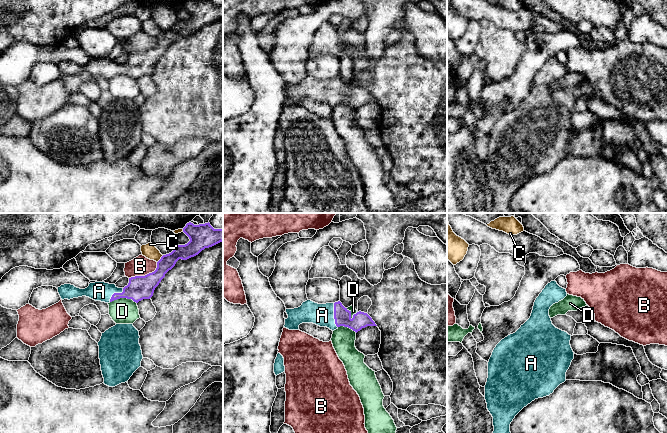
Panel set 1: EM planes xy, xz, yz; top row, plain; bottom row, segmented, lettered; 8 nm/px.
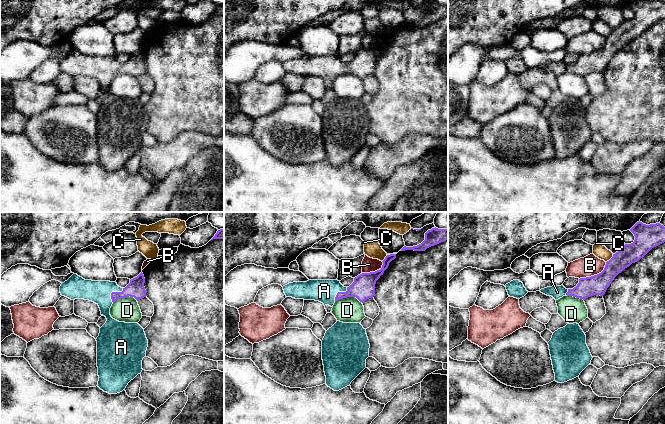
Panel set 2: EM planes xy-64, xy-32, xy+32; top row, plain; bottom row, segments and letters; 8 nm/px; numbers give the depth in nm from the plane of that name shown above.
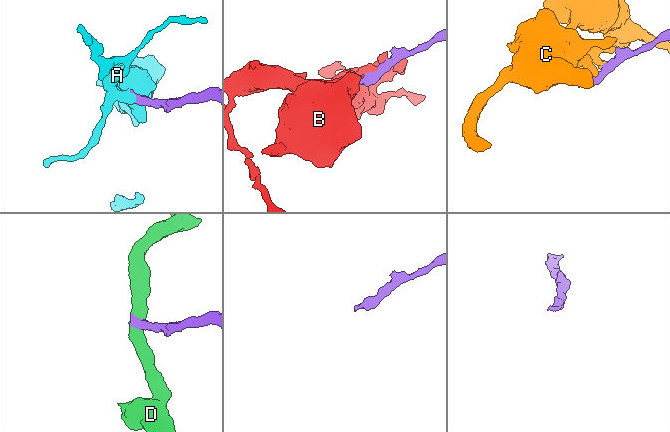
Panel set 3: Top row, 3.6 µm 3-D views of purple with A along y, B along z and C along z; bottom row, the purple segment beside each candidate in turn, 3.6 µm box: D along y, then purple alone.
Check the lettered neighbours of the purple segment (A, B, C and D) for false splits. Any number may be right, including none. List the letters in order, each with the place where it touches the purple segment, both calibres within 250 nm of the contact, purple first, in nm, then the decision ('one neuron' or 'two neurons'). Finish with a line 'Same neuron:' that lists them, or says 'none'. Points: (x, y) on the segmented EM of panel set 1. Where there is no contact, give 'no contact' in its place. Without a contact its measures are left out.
A: meets purple in xz at (334, 315); 140 nm thick on the purple side, 180 nm on the other; one neuron
B: meets purple in xy at (145, 275); 190 nm thick on the purple side, 160 nm on the other; two neurons
C: meets purple in xy at (160, 259); 160 nm thick on the purple side, 110 nm on the other; two neurons
D: meets purple in xy at (123, 297); 190 nm thick on the purple side, 200 nm on the other; two neurons
Same neuron: A

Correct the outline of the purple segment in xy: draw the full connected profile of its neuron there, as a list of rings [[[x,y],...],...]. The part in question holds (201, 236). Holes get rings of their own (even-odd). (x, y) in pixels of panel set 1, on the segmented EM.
[[[189,222],[183,228],[183,232],[190,241],[185,245],[177,245],[171,253],[163,255],[157,262],[157,268],[154,272],[145,276],[129,278],[129,283],[124,288],[118,288],[115,284],[105,282],[90,283],[85,289],[64,284],[57,288],[61,299],[70,300],[86,296],[105,303],[120,298],[132,299],[136,303],[143,299],[150,299],[165,274],[175,266],[179,259],[187,260],[198,255],[205,248],[223,241],[223,229],[214,229],[209,222],[199,225]]]

